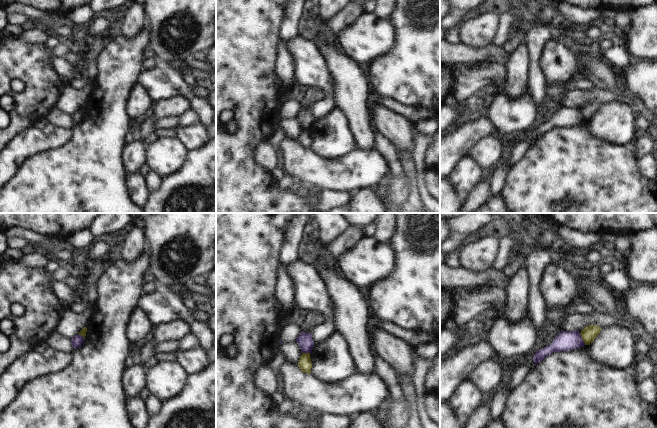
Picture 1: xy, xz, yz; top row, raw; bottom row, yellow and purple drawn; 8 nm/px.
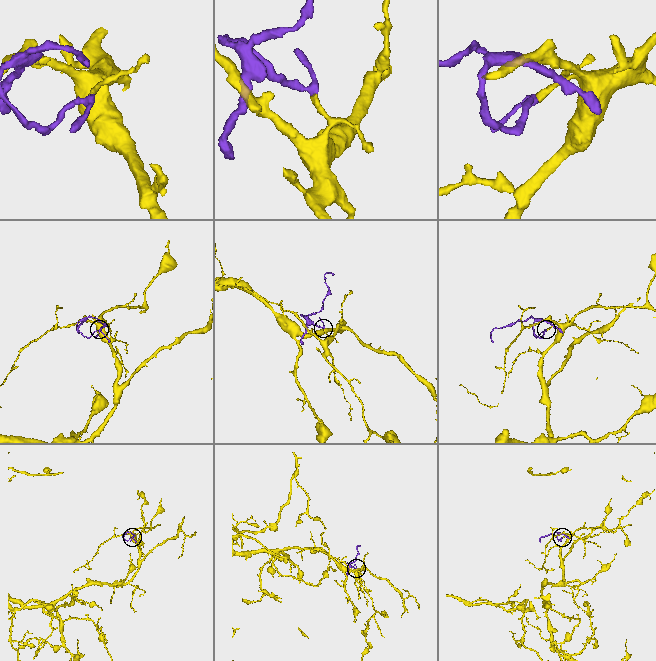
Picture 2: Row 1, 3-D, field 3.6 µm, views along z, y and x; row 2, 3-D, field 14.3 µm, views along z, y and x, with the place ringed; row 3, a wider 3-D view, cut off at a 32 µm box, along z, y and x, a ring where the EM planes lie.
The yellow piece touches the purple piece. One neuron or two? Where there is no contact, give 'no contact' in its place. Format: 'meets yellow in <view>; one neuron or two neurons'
meets yellow in yz; two neurons

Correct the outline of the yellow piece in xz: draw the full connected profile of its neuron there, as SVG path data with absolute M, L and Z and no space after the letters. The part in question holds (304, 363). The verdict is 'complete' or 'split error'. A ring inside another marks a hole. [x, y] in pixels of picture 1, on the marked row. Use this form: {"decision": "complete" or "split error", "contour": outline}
{"decision": "complete", "contour": "M302 353L298 361L298 366L302 372L311 374L312 362L310 358L310 353Z"}

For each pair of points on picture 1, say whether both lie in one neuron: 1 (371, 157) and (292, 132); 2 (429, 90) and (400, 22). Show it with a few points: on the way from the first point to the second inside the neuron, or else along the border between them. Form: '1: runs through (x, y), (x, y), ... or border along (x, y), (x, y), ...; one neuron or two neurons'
1: border along (285, 137), (297, 141); two neurons
2: runs through (429, 73), (429, 51), (417, 39); one neuron

